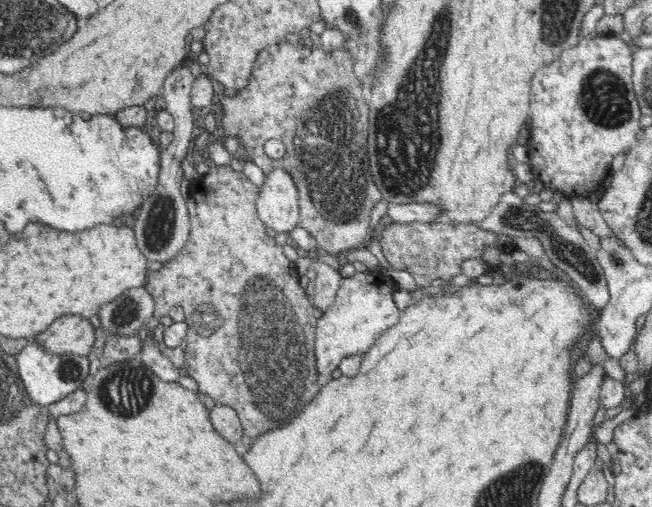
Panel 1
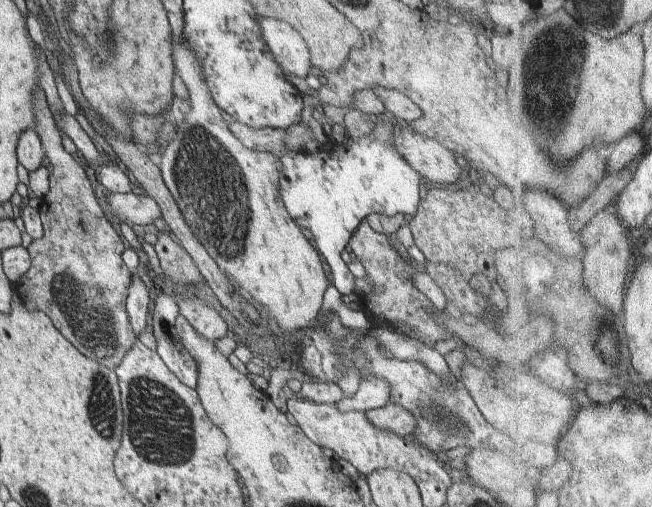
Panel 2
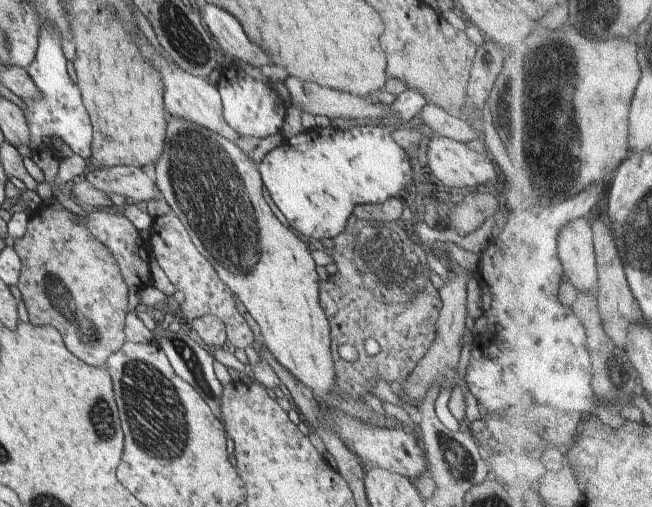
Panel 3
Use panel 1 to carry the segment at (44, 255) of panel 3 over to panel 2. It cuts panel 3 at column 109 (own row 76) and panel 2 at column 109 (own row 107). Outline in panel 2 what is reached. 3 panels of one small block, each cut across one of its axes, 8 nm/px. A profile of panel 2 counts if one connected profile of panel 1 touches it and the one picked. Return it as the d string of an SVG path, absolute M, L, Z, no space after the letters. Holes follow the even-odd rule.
M36 88L34 92L32 129L40 137L42 146L45 148L46 161L52 164L52 172L50 172L48 194L44 196L43 206L39 209L44 234L42 238L34 239L28 246L32 264L30 270L15 284L16 293L19 293L21 302L28 310L40 310L47 314L64 338L67 338L68 342L71 342L82 354L101 365L114 368L122 362L124 355L132 348L136 339L125 306L132 274L130 274L131 269L120 257L126 248L122 242L124 238L118 235L104 215L82 166L64 149L61 132L55 125L42 88Z

